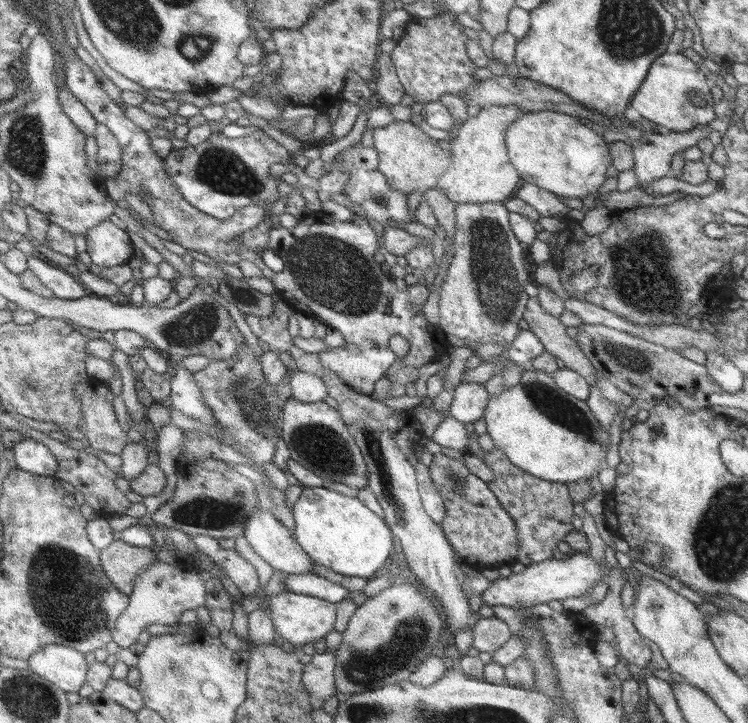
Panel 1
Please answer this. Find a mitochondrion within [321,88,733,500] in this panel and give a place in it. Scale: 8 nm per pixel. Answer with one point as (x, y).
(643, 279)

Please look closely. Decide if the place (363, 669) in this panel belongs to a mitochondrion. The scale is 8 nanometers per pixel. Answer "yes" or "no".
yes

